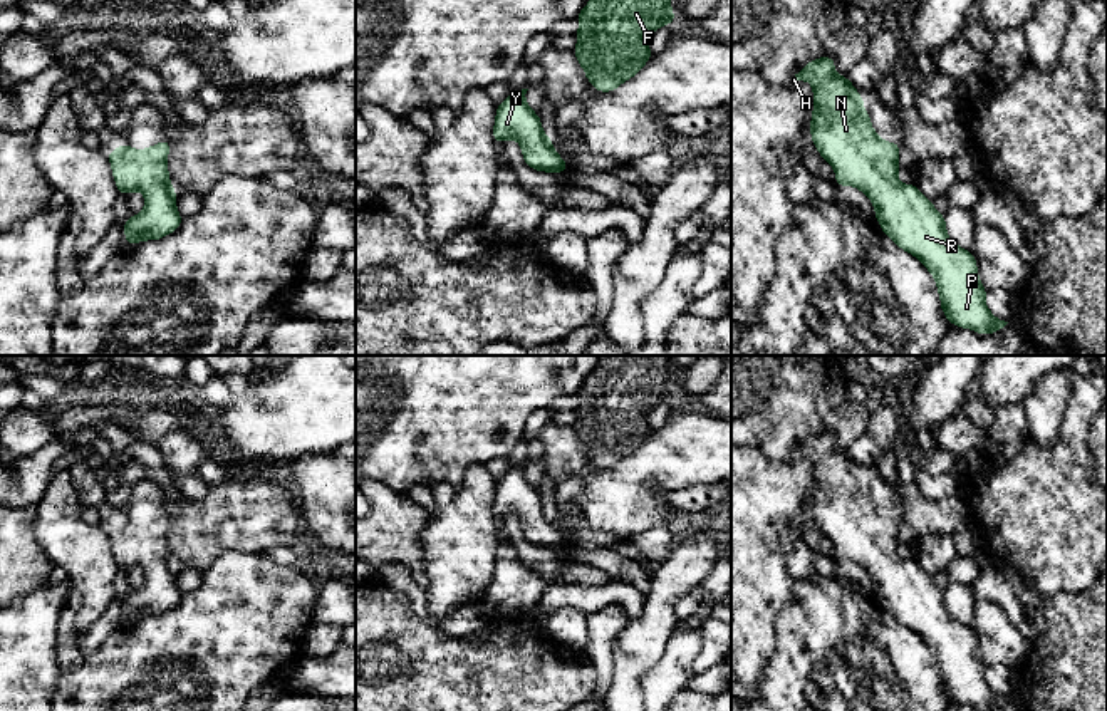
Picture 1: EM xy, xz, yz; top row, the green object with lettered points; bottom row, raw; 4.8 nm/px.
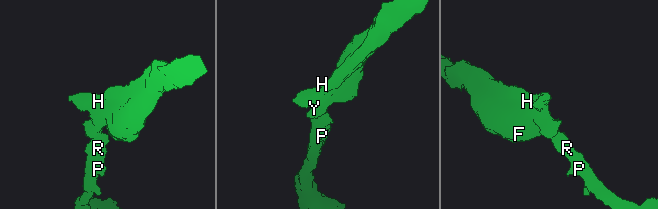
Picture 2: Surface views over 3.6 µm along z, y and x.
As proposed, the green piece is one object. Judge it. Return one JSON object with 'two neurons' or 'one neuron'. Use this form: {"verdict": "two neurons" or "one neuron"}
{"verdict": "one neuron"}

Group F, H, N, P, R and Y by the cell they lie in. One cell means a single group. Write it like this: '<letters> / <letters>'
F H N P R Y

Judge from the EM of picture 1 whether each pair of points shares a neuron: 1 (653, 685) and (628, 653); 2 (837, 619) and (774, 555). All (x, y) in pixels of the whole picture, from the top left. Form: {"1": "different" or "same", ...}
{"1": "different", "2": "different"}

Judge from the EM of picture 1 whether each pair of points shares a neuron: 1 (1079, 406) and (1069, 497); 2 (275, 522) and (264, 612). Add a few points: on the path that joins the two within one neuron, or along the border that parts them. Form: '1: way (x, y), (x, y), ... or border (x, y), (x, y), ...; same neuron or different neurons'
1: way (1075, 428), (1069, 475); same neuron
2: border (249, 550), (267, 554); different neurons

